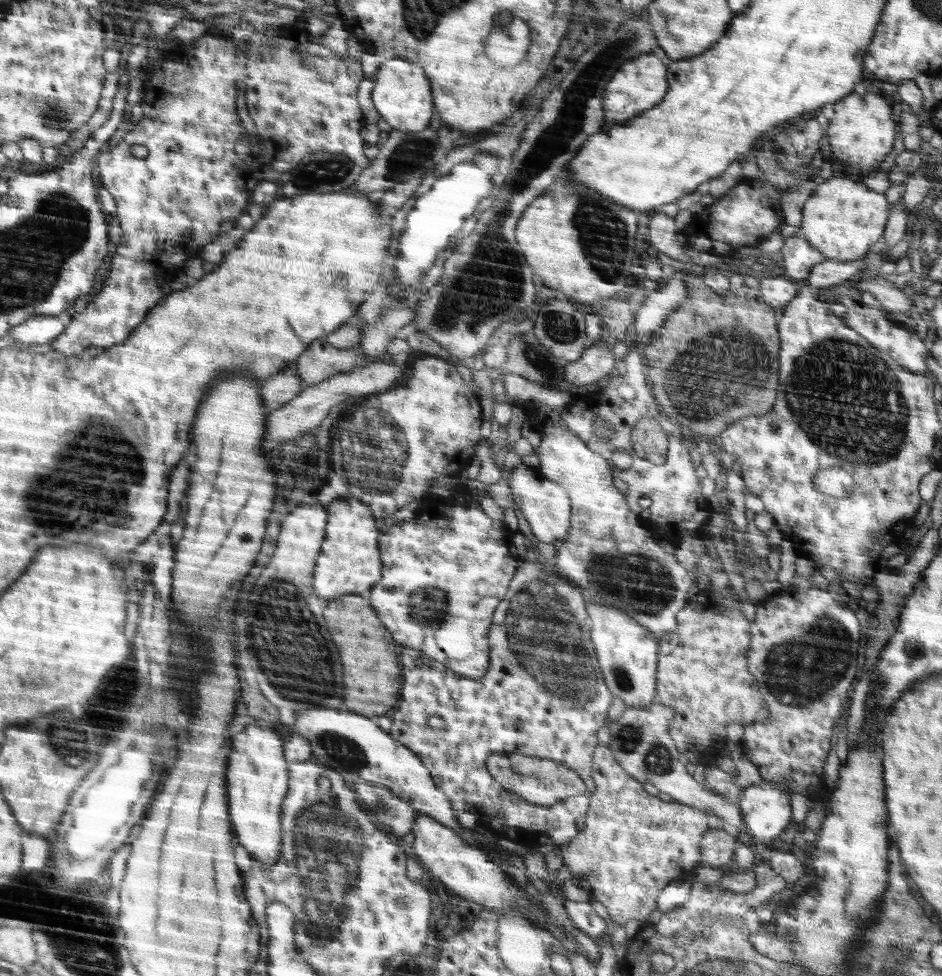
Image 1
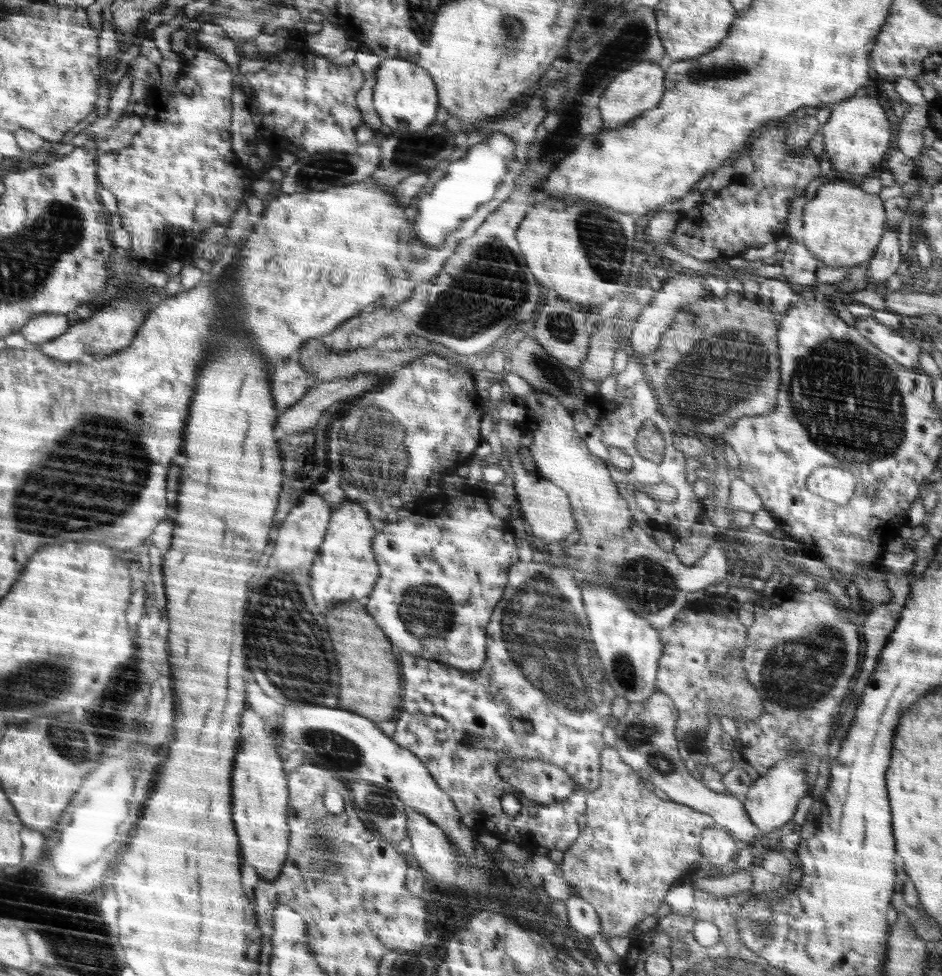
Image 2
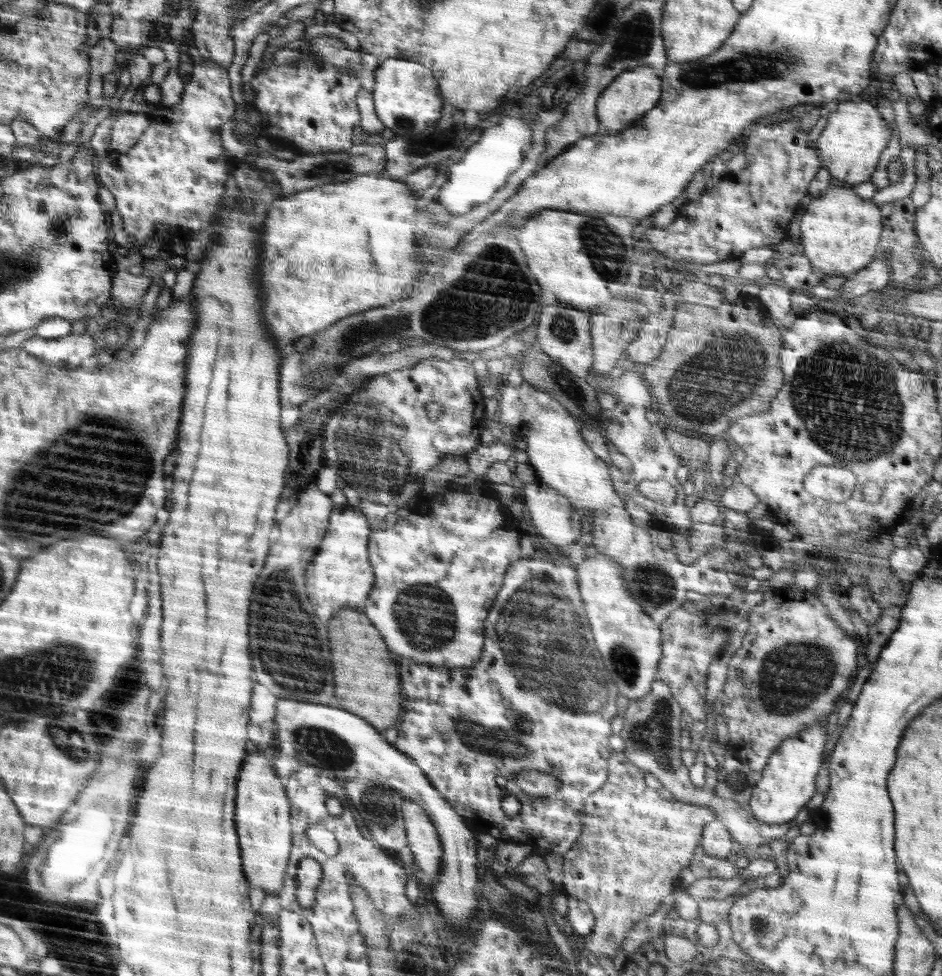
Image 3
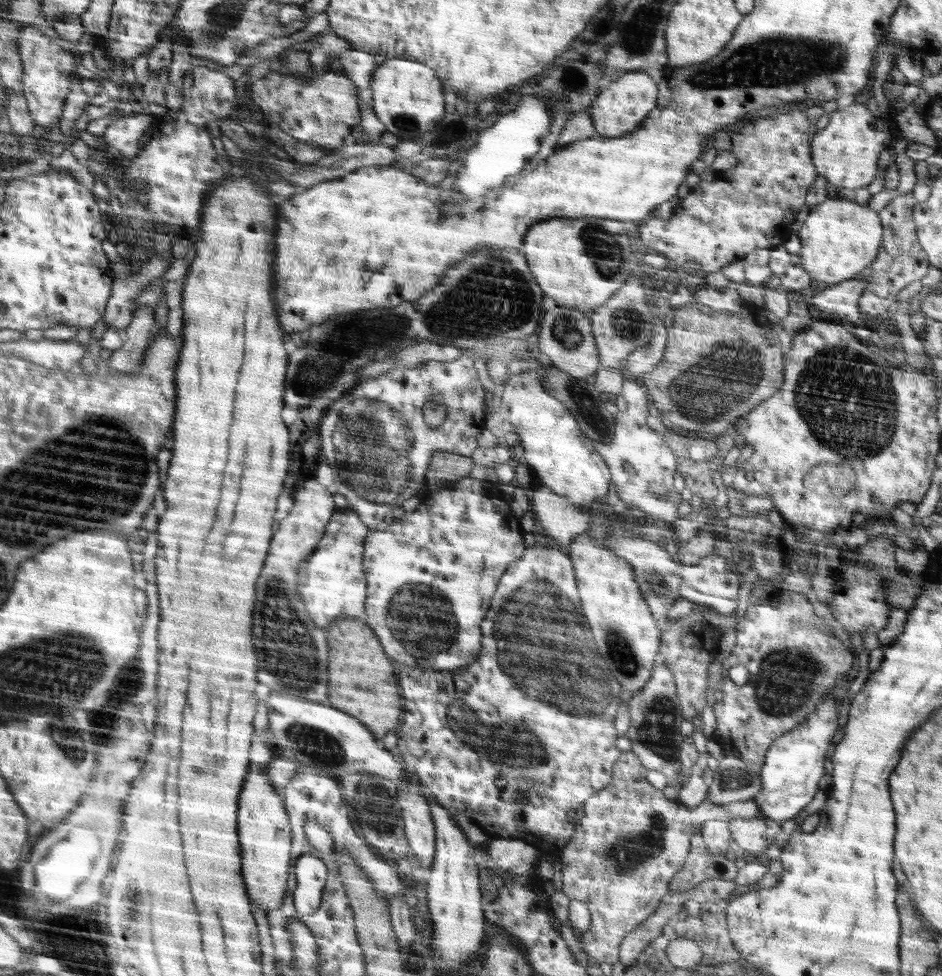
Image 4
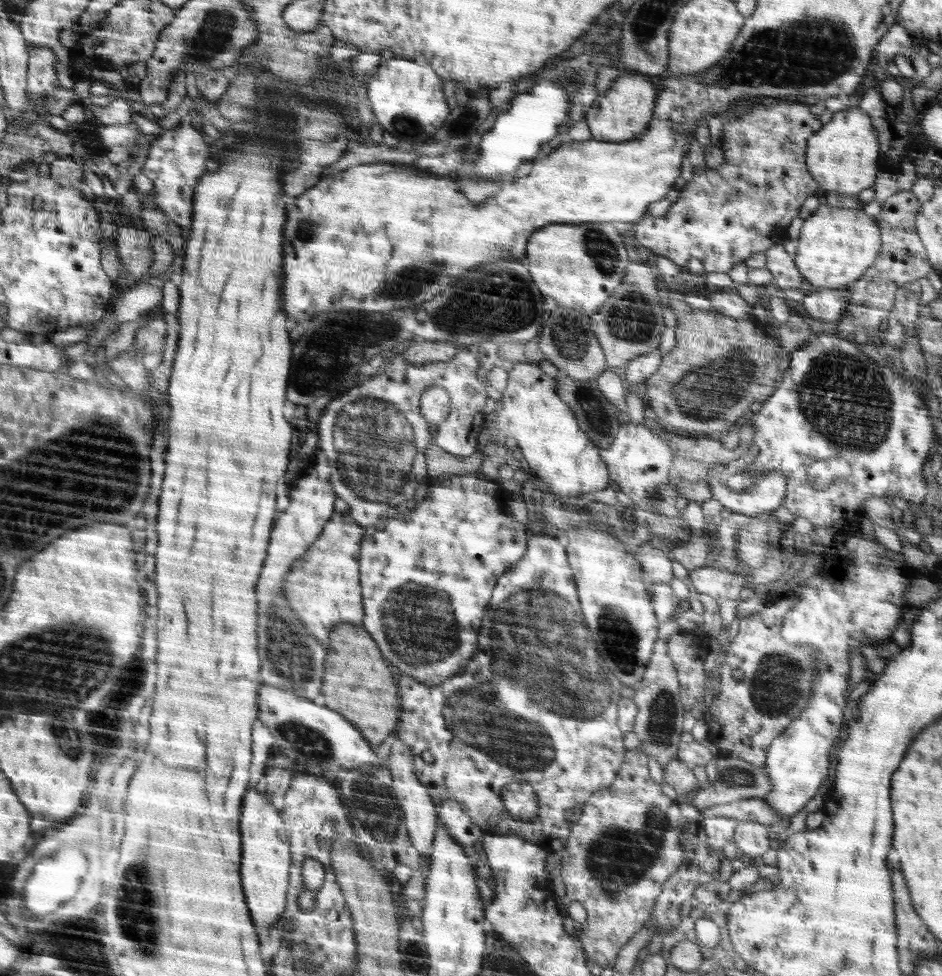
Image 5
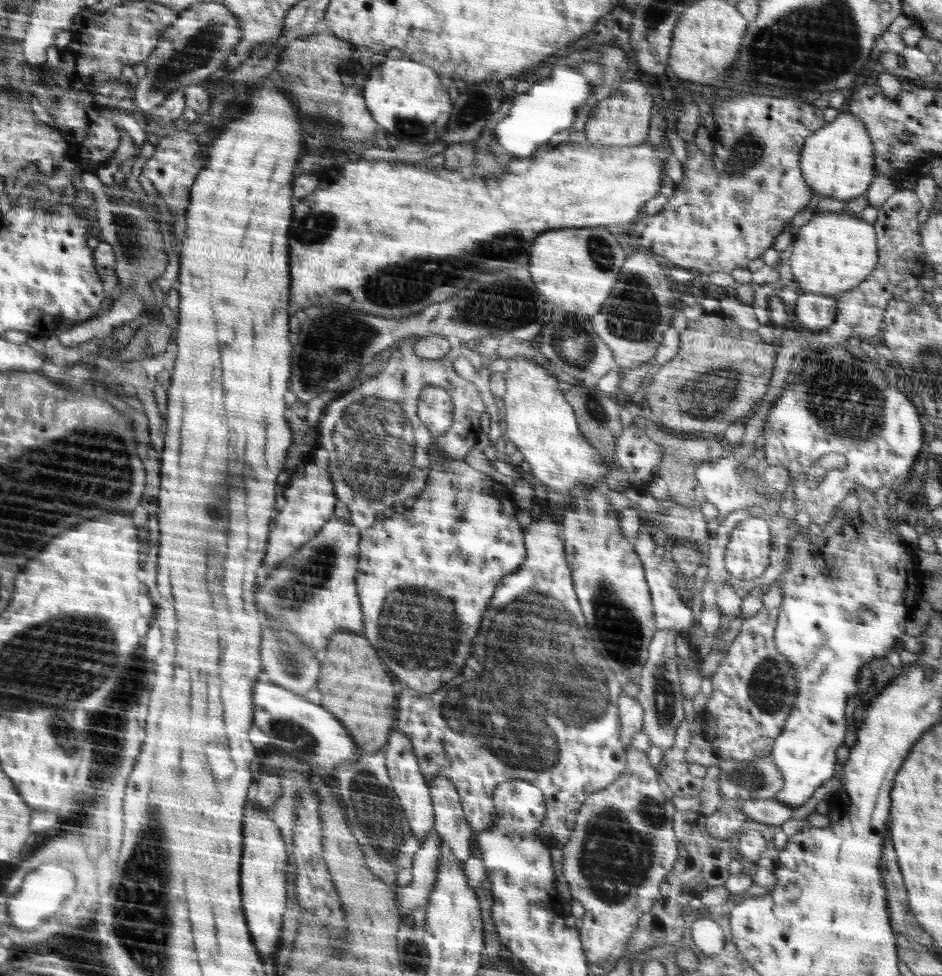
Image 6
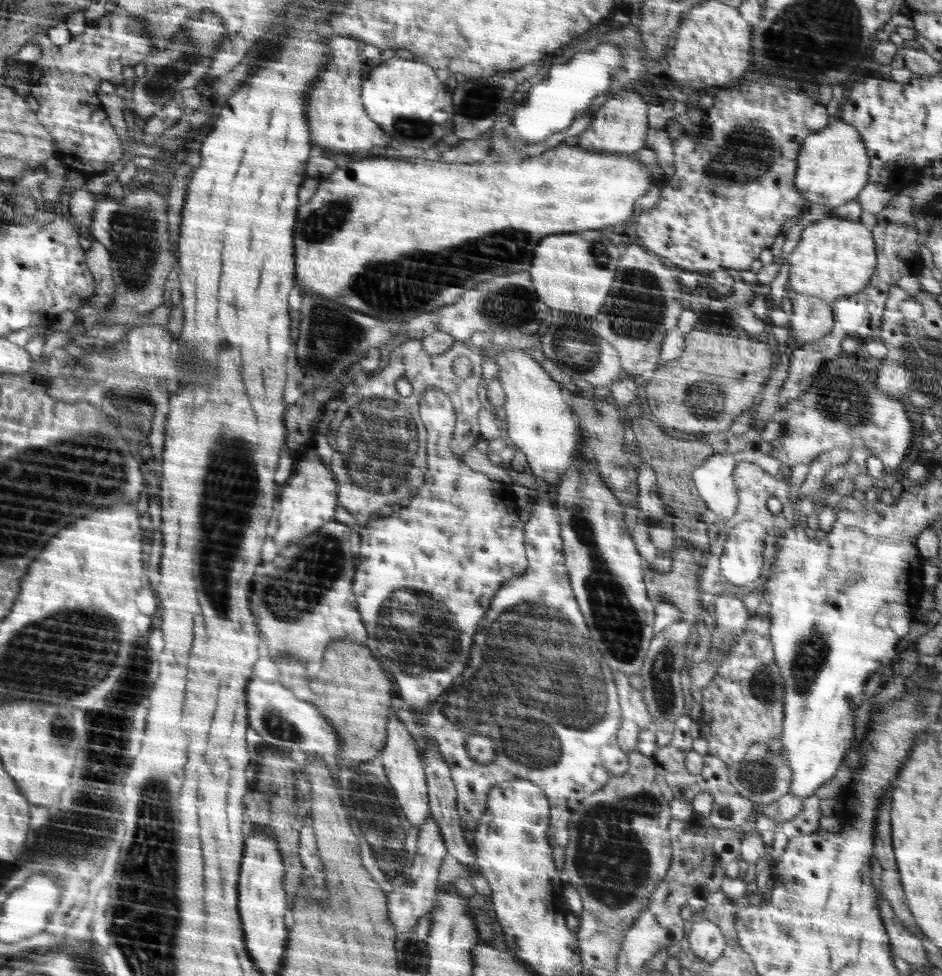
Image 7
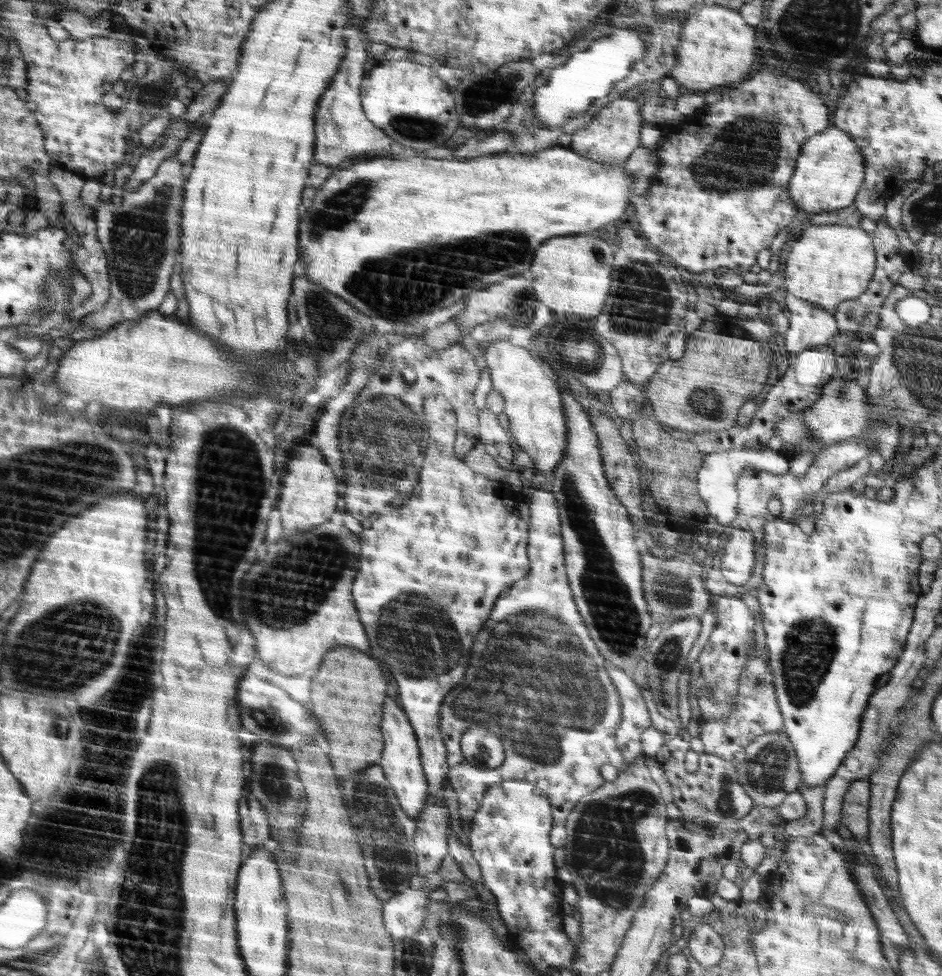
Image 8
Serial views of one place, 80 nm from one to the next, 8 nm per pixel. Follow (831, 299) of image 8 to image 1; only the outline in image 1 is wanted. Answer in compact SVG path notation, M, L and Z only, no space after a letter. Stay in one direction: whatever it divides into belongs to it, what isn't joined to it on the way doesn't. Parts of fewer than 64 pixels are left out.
M830 177L815 187L806 200L801 230L814 248L820 249L826 259L851 262L864 259L870 246L876 244L884 232L888 219L888 200L884 194L868 190L847 177Z

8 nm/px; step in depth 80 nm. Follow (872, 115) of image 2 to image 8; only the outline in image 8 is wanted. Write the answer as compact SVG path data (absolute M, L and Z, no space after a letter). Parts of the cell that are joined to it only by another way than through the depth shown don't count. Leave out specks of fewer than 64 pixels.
M831 126L805 143L789 182L790 199L804 216L835 214L855 202L865 182L865 157L849 132Z

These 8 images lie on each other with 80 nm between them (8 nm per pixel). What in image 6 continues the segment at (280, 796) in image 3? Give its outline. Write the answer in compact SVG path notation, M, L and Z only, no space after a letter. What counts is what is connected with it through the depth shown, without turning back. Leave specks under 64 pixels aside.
M258 806L246 812L246 860L242 860L240 870L242 900L246 900L246 924L250 924L249 931L254 932L254 940L258 940L258 952L262 952L264 960L276 952L278 944L282 914L286 908L290 855L281 829L274 824L270 812Z

